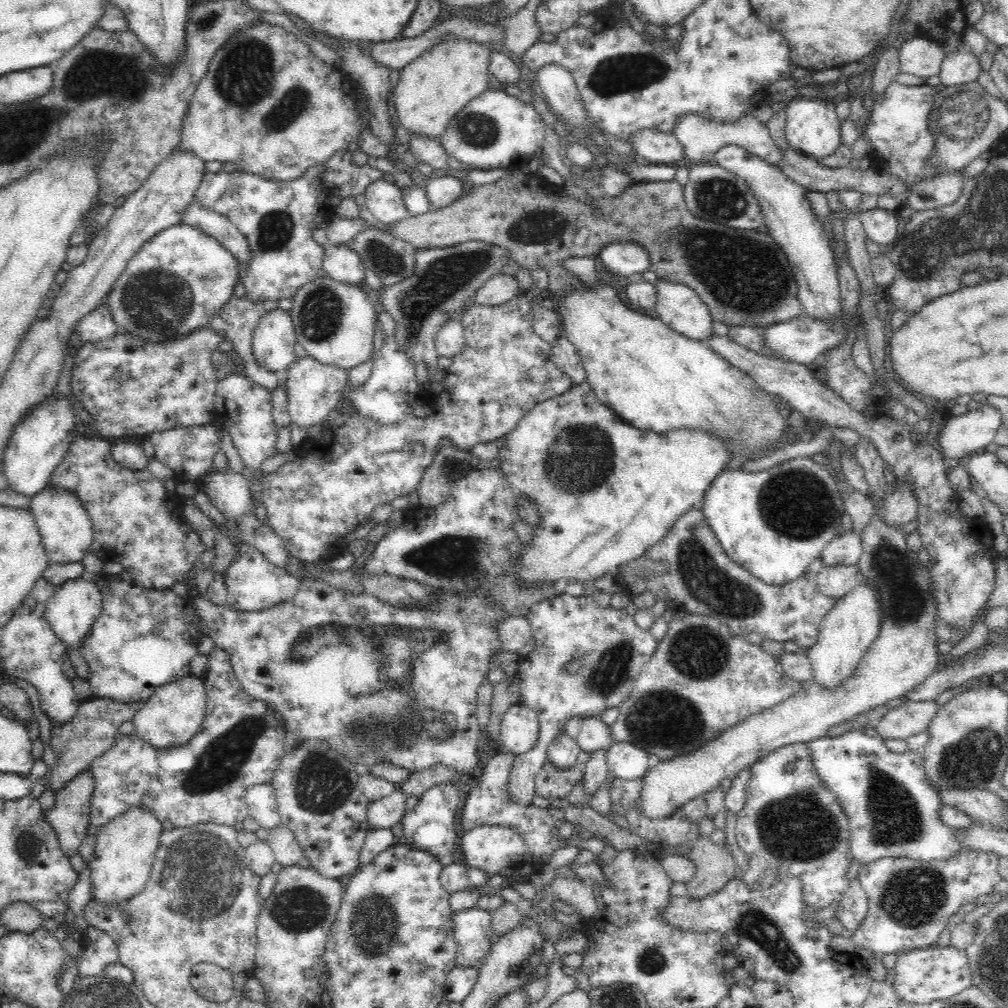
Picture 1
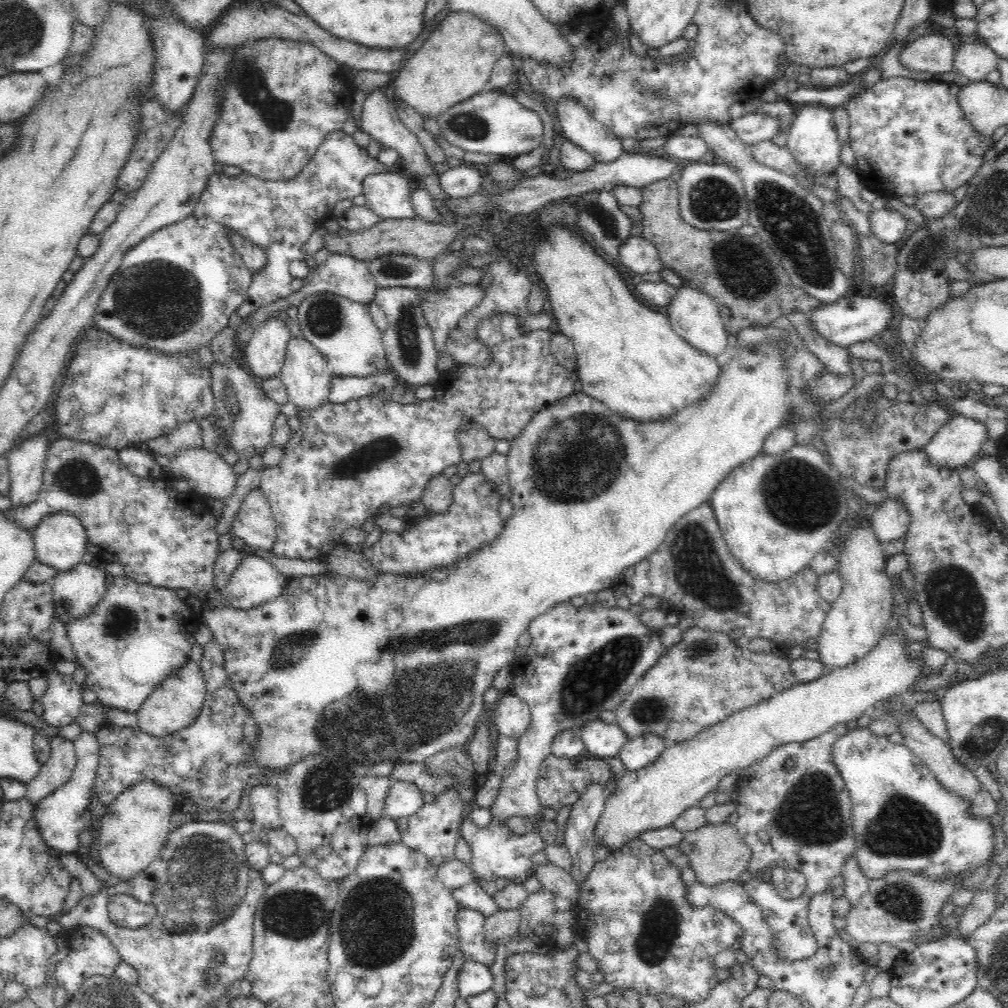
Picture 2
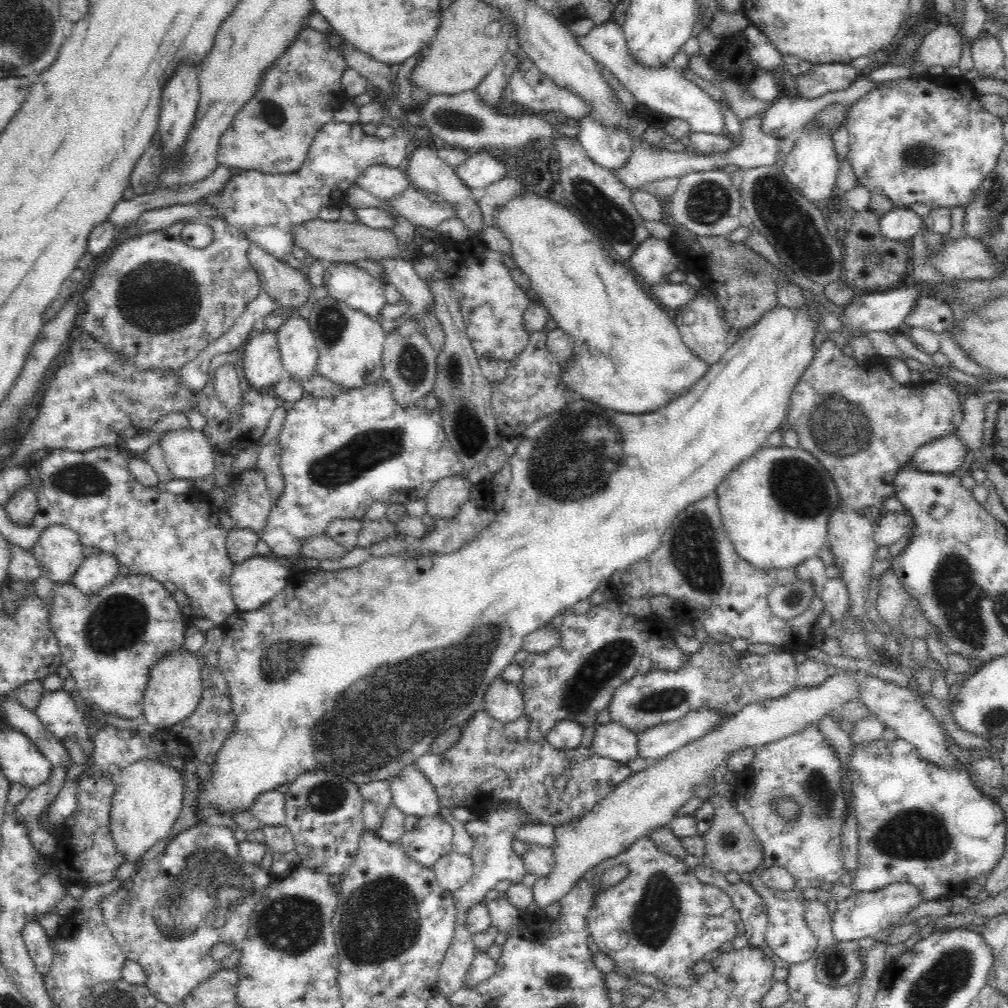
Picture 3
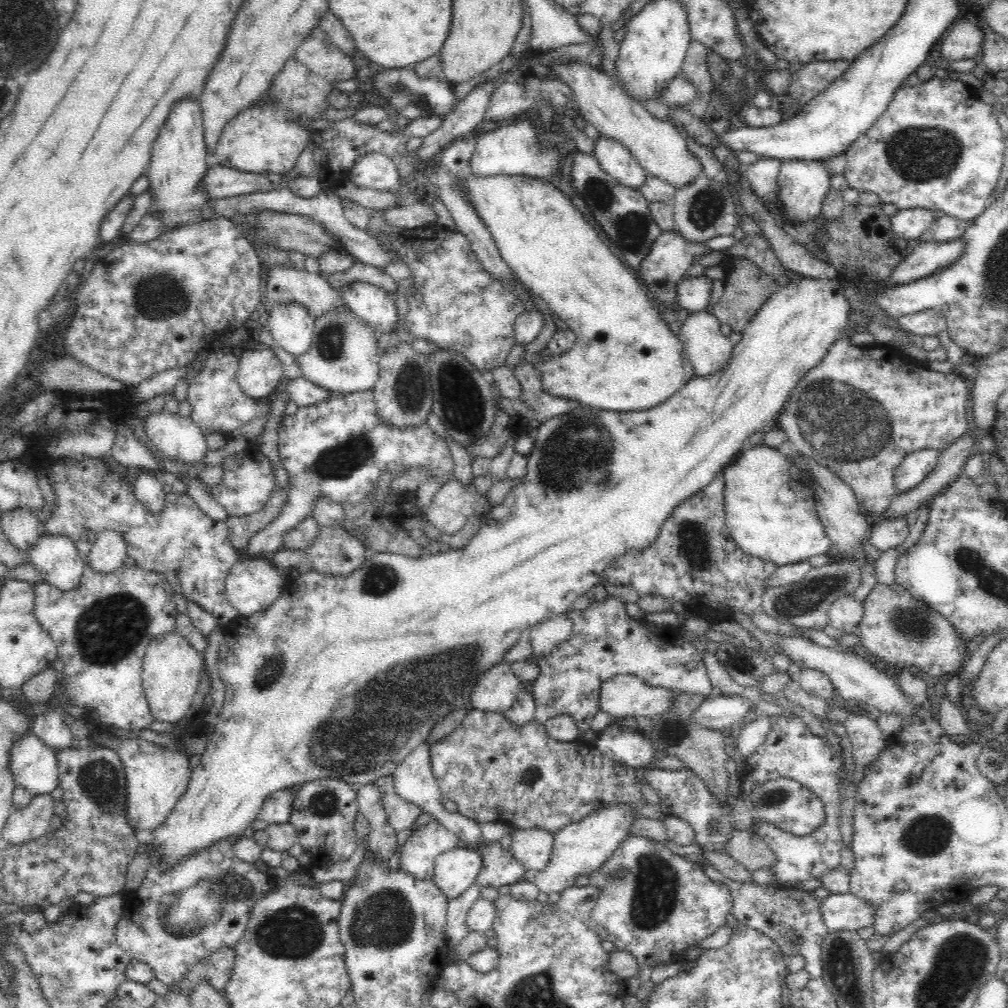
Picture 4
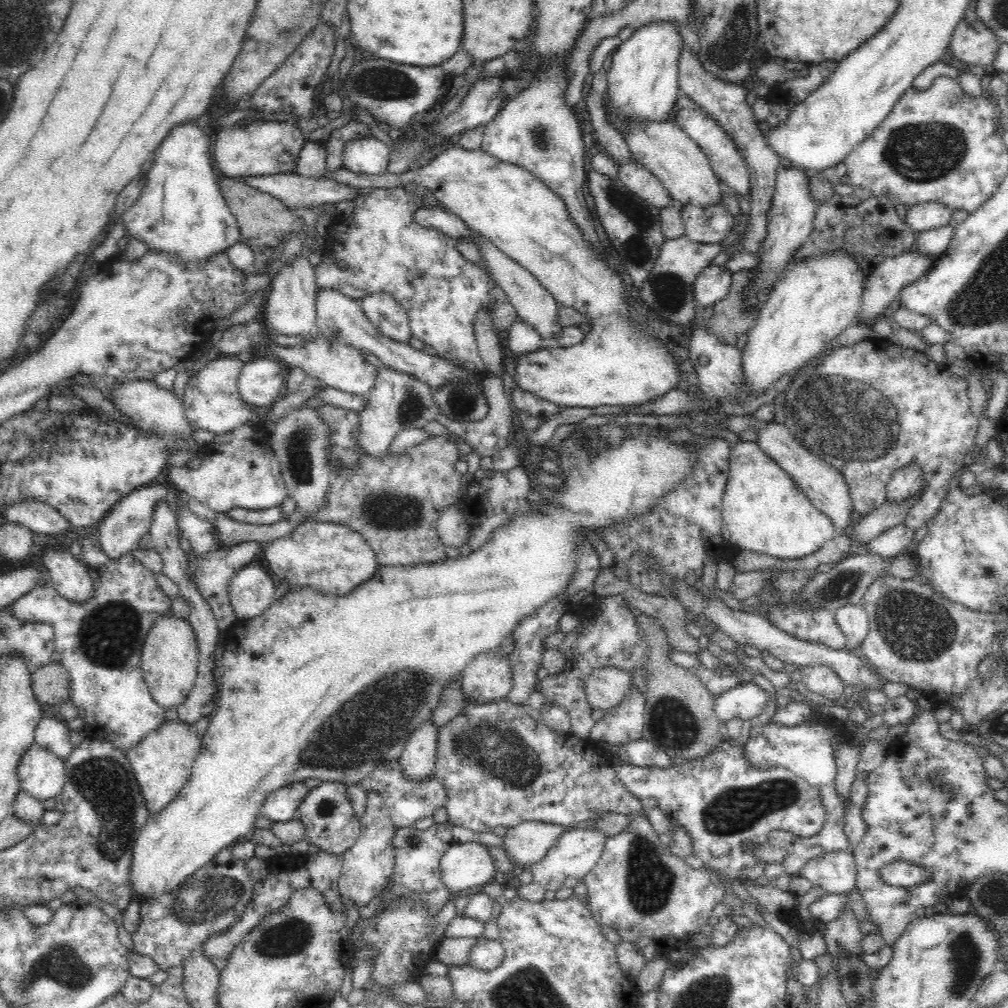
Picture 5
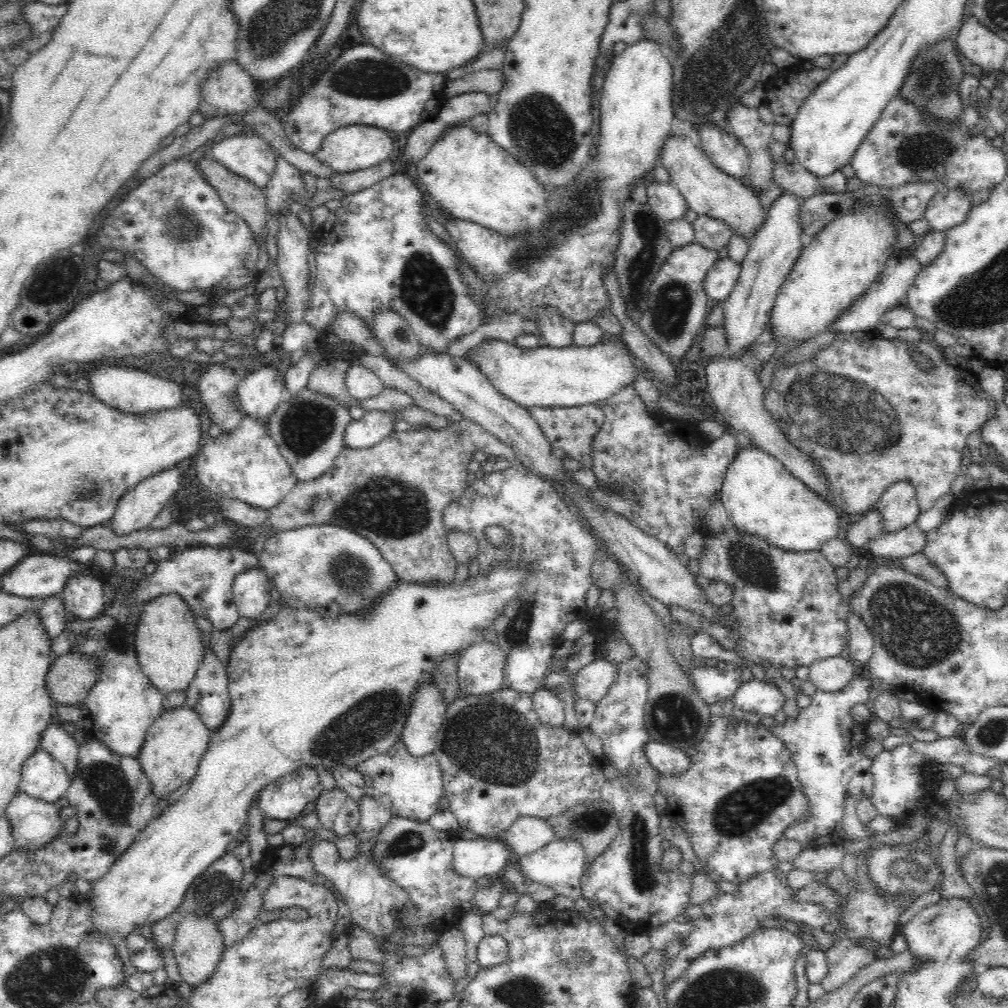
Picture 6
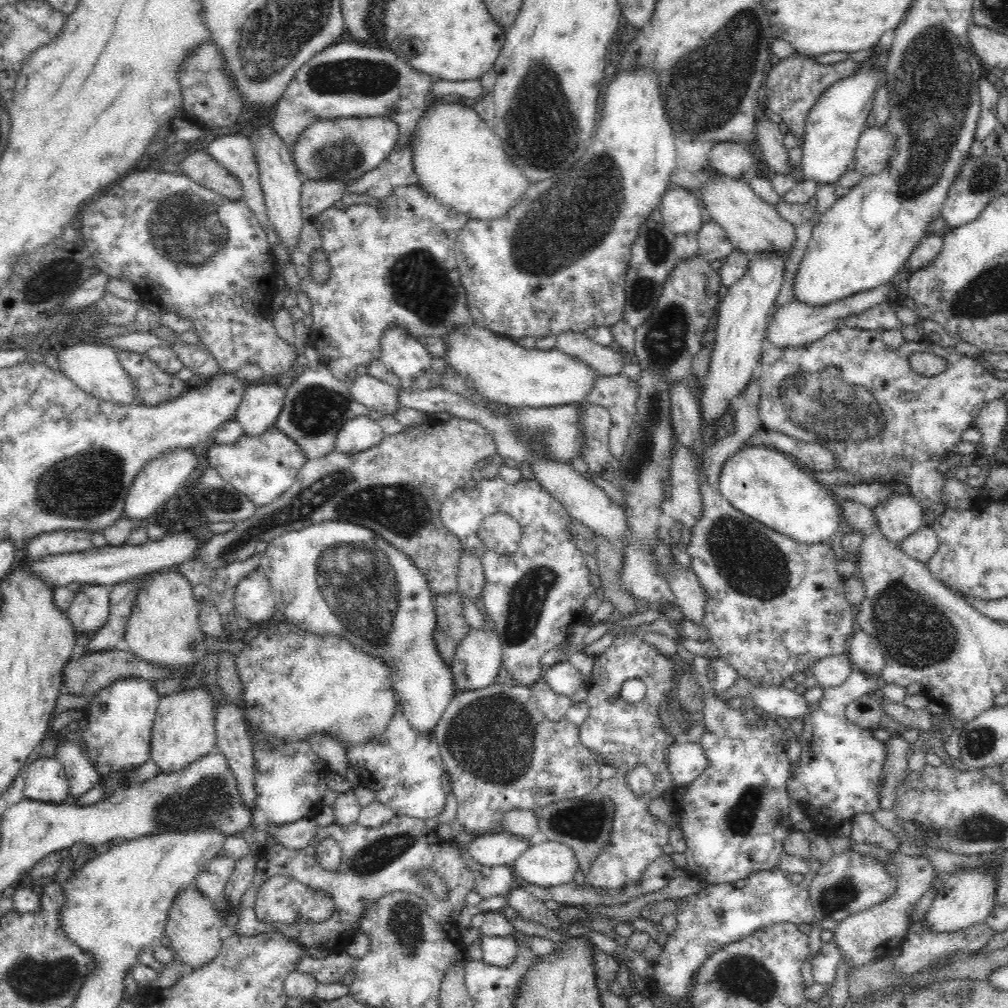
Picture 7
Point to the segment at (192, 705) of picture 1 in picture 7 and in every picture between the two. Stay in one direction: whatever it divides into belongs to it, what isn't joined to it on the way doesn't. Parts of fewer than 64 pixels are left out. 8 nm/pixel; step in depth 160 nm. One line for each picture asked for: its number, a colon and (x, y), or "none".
2: (173, 705)
3: (174, 688)
4: (171, 673)
5: (170, 655)
6: (169, 646)
7: (163, 629)

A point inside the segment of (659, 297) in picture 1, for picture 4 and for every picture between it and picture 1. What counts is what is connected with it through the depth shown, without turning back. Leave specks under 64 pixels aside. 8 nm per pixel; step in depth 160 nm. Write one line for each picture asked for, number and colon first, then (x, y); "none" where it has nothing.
2: (693, 315)
3: (700, 323)
4: (705, 341)

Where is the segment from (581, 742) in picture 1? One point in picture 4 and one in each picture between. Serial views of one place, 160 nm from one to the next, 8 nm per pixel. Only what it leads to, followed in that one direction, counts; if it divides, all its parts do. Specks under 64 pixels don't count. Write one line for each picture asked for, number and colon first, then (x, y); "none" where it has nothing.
2: (602, 740)
3: (613, 741)
4: (629, 747)

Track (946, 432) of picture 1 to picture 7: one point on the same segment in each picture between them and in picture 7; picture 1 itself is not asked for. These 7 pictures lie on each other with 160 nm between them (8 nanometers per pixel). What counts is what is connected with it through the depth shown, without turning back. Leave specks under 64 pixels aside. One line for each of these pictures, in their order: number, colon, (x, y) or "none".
2: (957, 442)
3: (946, 454)
4: (915, 468)
5: (907, 481)
6: (898, 507)
7: (900, 515)

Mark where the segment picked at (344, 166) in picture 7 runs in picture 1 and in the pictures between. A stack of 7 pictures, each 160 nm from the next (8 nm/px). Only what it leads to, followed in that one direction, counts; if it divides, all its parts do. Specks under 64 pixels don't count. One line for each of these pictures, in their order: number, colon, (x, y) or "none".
1: (383, 199)
2: (387, 194)
3: (385, 183)
4: (375, 171)
5: (369, 156)
6: (350, 148)

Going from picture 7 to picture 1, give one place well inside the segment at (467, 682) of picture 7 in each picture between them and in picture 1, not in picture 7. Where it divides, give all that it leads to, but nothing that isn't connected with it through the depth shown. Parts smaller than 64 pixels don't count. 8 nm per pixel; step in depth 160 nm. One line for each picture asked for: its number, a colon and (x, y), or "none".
1: (520, 727)
2: (512, 716)
3: (503, 701)
4: (497, 689)
5: (487, 679)
6: (480, 671)

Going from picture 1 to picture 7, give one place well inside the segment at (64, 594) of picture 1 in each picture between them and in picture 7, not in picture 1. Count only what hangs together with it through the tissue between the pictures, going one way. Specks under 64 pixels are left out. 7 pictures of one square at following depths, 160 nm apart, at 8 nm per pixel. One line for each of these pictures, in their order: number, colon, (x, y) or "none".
2: (75, 592)
3: (99, 569)
4: (107, 551)
5: (118, 534)
6: (137, 509)
7: (155, 487)

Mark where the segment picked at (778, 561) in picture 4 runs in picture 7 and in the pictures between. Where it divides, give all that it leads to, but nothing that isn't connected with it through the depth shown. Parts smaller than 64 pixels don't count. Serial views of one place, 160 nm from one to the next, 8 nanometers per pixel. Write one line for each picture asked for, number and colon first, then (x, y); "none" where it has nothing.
5: (764, 511)
6: (762, 499)
7: (768, 486)

